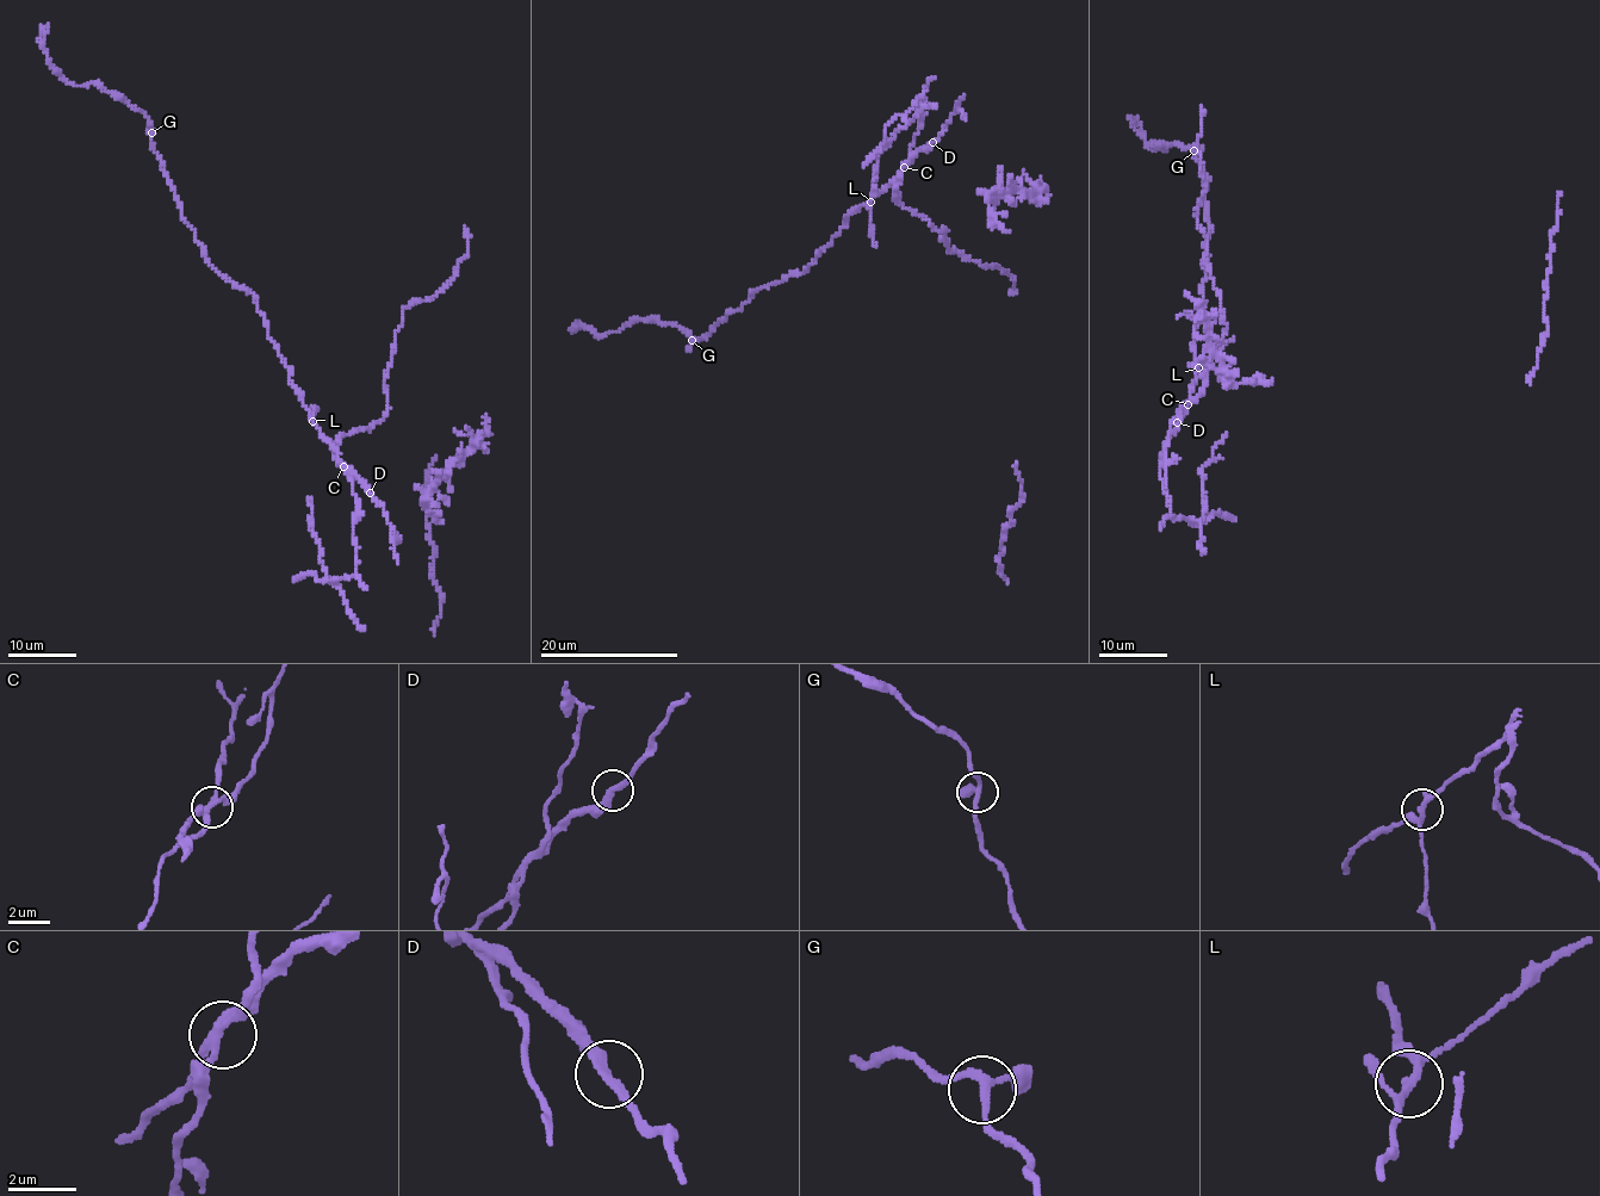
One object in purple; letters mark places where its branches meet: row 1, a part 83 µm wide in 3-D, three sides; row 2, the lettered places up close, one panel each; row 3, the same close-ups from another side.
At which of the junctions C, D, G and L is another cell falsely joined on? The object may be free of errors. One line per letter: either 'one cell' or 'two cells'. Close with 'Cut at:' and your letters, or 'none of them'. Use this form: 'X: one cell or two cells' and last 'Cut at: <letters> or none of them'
C: two cells
D: one cell
G: one cell
L: one cell
Cut at: C

